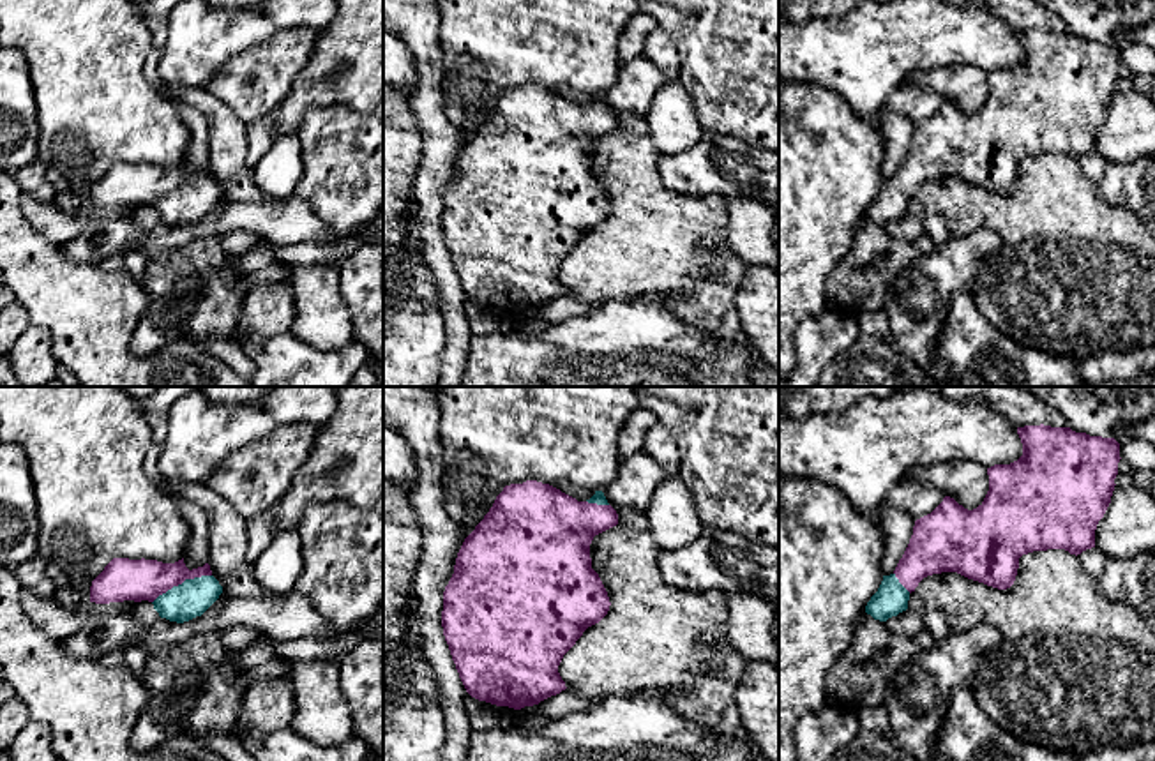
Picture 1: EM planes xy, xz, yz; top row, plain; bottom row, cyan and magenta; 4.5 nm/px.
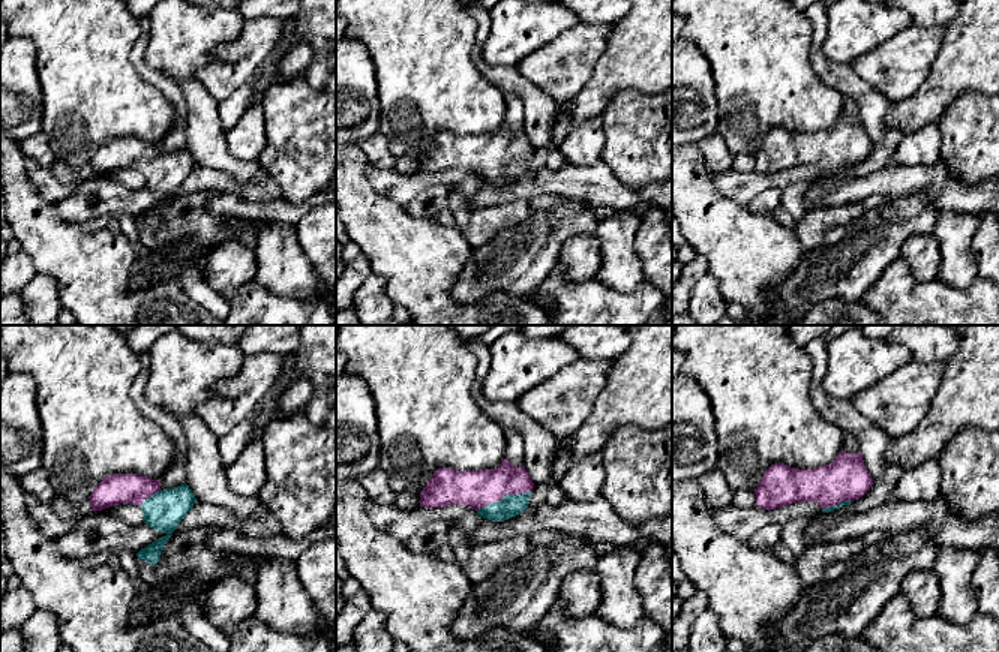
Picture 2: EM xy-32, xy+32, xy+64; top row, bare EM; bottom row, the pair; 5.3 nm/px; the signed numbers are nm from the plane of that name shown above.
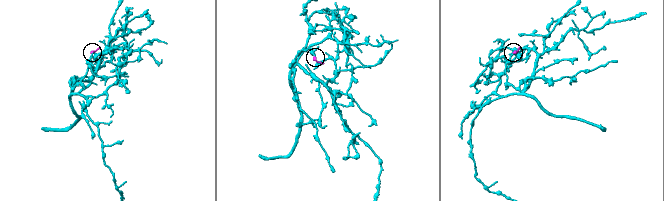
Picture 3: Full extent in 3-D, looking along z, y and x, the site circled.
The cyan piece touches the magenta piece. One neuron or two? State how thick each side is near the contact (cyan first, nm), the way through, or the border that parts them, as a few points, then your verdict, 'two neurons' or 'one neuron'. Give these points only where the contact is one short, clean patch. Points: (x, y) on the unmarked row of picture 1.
170/190 nm | across xy (193, 202), (182, 188), (128, 184) | one neuron

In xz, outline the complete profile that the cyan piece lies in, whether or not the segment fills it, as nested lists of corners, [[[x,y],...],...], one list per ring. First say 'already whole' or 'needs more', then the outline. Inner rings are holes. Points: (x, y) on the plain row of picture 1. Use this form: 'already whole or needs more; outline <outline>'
needs more; outline [[[537,85],[503,92],[464,143],[443,196],[443,240],[472,302],[521,314],[567,293],[558,277],[563,260],[611,210],[592,173],[590,148],[616,129],[602,95],[578,106]]]

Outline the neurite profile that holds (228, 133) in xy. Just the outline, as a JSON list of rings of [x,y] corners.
[[[166,85],[168,95],[200,109],[208,122],[210,155],[208,170],[212,180],[223,191],[223,198],[237,203],[277,203],[265,194],[247,166],[247,124],[237,117],[223,101],[205,88]]]

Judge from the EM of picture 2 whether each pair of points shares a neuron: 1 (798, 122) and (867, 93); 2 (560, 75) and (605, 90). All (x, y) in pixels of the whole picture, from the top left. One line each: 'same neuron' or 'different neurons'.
1: different neurons
2: different neurons

